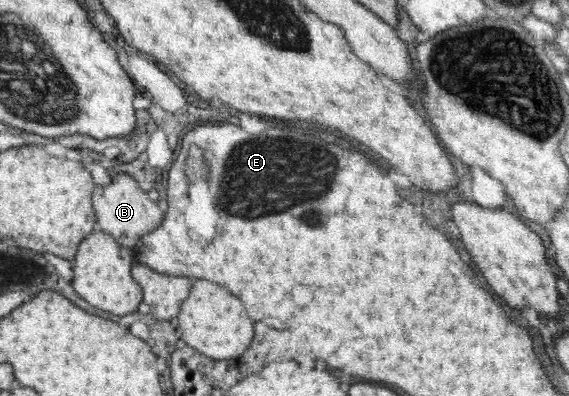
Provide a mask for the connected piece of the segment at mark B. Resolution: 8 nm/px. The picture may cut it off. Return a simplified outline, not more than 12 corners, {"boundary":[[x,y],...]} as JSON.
{"boundary":[[129,174],[97,184],[96,229],[131,249],[163,221]]}

